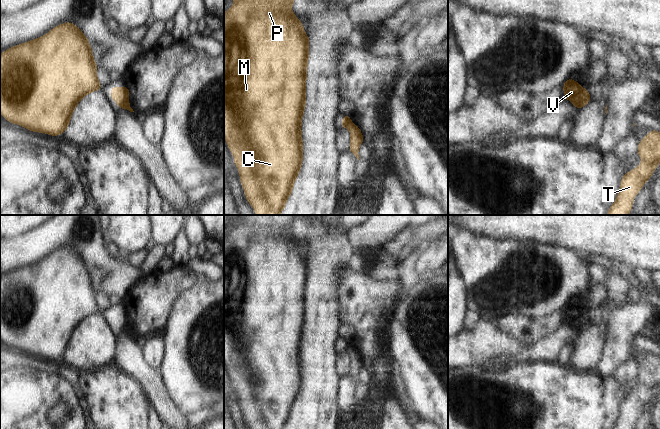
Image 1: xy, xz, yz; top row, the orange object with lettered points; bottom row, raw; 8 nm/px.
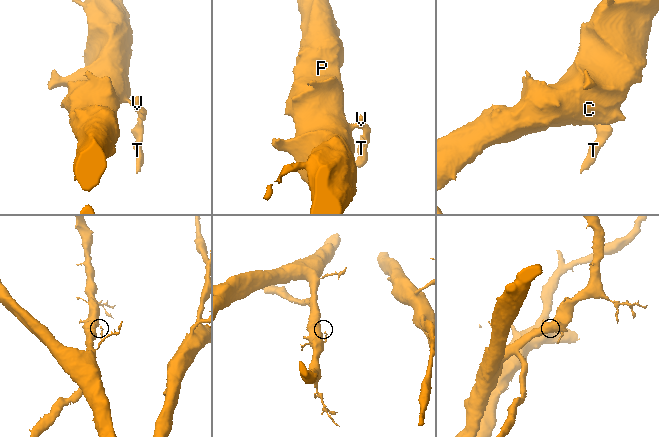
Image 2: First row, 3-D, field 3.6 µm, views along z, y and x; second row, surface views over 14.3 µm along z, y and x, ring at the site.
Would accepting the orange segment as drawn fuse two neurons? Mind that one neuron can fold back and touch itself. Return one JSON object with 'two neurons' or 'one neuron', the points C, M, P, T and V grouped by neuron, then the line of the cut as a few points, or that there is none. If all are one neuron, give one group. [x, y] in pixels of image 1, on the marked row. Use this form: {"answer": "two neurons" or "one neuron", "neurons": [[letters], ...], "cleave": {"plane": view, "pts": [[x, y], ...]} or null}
{"answer": "two neurons", "neurons": [["C", "M", "P", "V"], ["T"]], "cleave": {"plane": "xz", "pts": [[350, 121], [344, 126]]}}

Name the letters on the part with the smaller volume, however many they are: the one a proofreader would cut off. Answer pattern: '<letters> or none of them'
T

